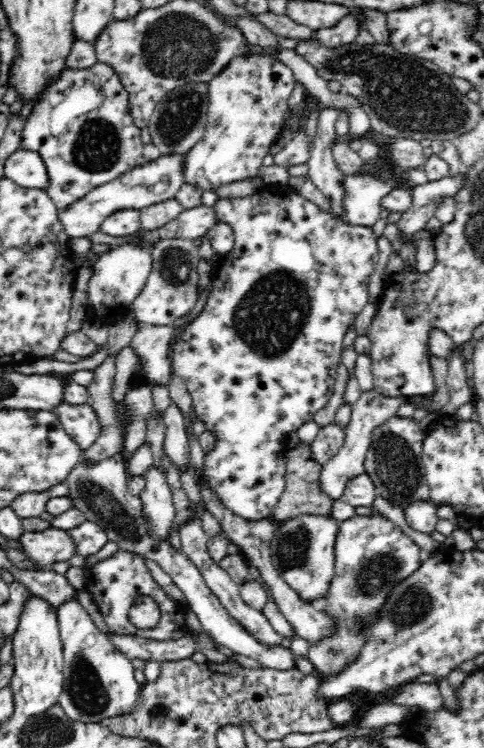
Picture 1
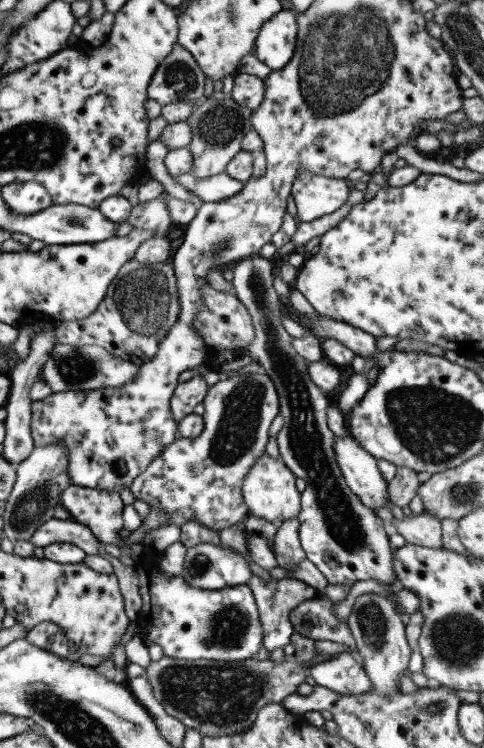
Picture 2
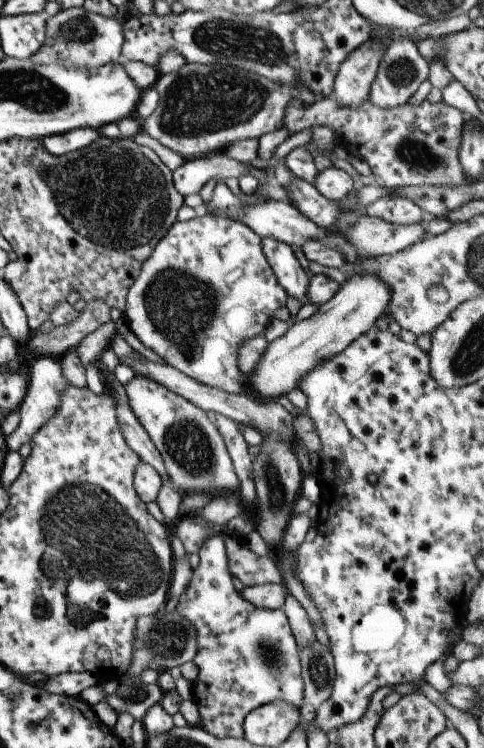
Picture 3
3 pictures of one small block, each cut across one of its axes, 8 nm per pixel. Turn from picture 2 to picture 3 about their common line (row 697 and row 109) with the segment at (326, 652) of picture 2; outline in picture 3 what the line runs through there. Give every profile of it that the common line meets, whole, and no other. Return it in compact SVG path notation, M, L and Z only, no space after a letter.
M185 63L179 70L159 74L152 84L159 95L157 108L139 123L139 130L185 161L219 155L225 146L283 127L285 106L294 88L271 82L240 68L220 64Z

